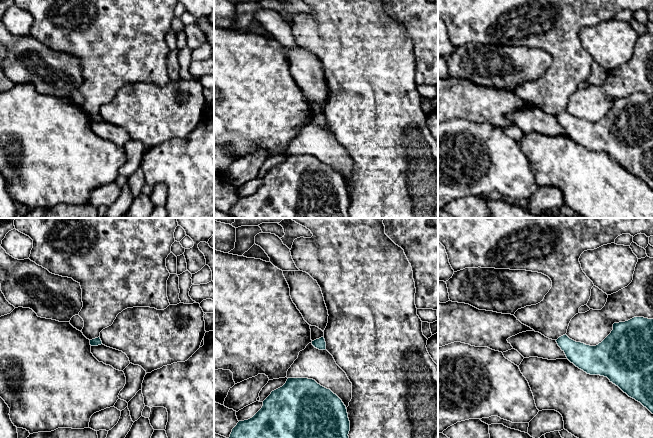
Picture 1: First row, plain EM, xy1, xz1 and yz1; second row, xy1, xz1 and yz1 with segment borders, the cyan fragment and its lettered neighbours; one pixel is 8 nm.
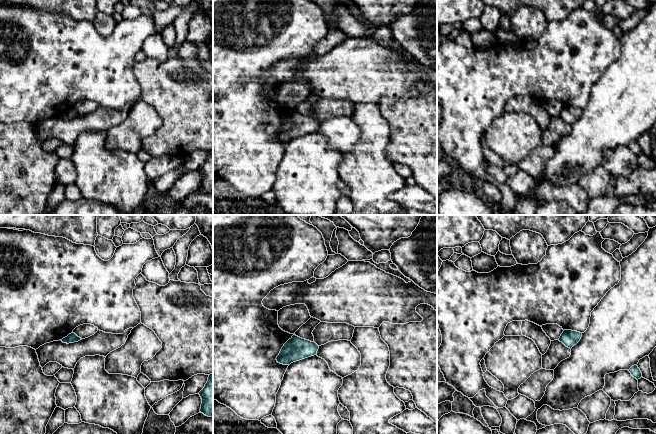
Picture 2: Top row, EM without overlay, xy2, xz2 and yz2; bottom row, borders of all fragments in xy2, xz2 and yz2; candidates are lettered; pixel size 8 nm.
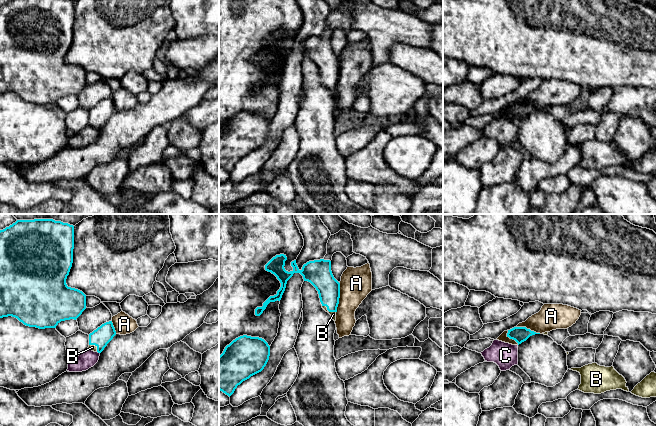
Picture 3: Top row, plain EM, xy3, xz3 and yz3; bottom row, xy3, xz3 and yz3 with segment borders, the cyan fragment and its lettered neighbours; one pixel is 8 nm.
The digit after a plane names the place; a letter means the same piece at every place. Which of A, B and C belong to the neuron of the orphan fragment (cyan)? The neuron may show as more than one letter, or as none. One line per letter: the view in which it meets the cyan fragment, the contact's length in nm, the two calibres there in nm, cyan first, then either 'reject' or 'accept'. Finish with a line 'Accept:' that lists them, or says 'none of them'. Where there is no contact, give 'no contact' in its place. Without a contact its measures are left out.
A: contact in xz3; length 240 nm; calibres 200 and 260 nm; reject
B: contact in xz3; length 130 nm; calibres 180 and 50 nm; accept
C: contact in xy3; length 30 nm; calibres 150 and 140 nm; reject
Accept: B

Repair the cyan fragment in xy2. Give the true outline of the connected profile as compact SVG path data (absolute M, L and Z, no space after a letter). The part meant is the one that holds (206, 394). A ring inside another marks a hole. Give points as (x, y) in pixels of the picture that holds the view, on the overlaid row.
M213 373L209 375L205 387L198 394L202 399L200 412L213 417Z

